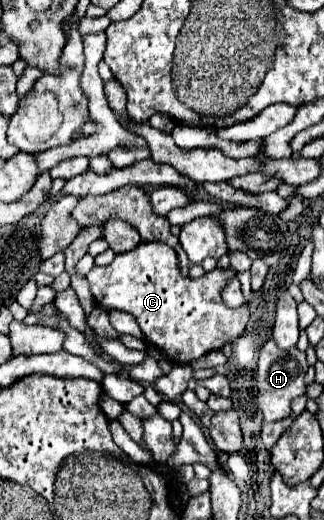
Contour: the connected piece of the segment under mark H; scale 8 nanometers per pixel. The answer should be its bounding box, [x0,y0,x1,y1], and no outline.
[258,340,308,422]

